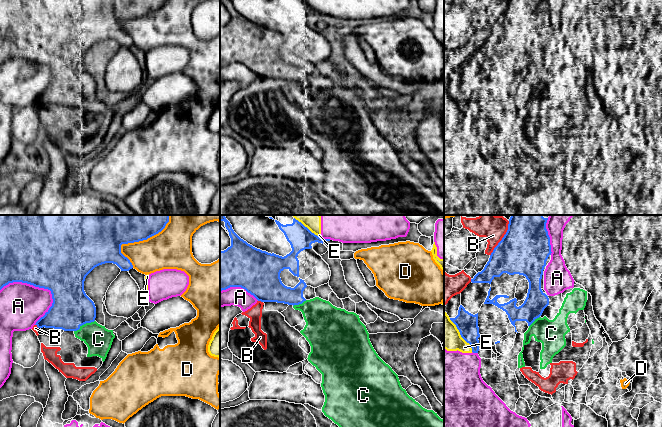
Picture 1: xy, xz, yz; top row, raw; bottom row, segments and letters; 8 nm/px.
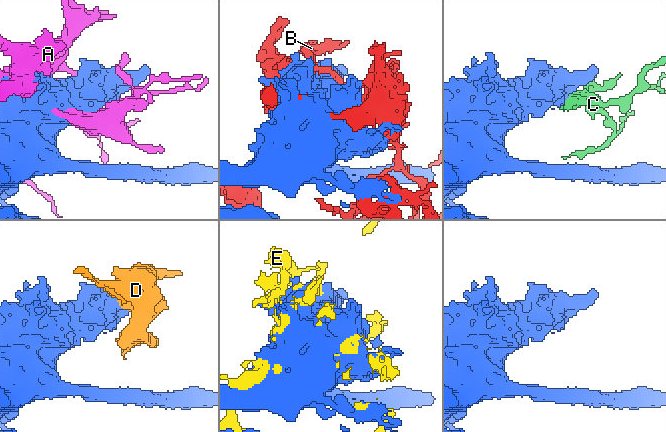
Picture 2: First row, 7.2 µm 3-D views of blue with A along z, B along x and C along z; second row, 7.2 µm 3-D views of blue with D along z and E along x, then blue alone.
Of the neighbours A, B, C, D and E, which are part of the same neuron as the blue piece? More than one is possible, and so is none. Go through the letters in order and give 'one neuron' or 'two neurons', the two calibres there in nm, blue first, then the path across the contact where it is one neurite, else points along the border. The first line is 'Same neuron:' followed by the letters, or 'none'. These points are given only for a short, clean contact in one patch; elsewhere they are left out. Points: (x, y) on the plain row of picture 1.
Same neuron: none
A: two neurons | 500/360 nm
B: two neurons | 400/150 nm
C: two neurons | 320/220 nm | along xy (94, 96), (84, 99), (74, 107)
D: two neurons | 300/280 nm
E: two neurons | 170/220 nm

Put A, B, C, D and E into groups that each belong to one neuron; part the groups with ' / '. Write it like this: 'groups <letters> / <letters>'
groups A E / B C / D

